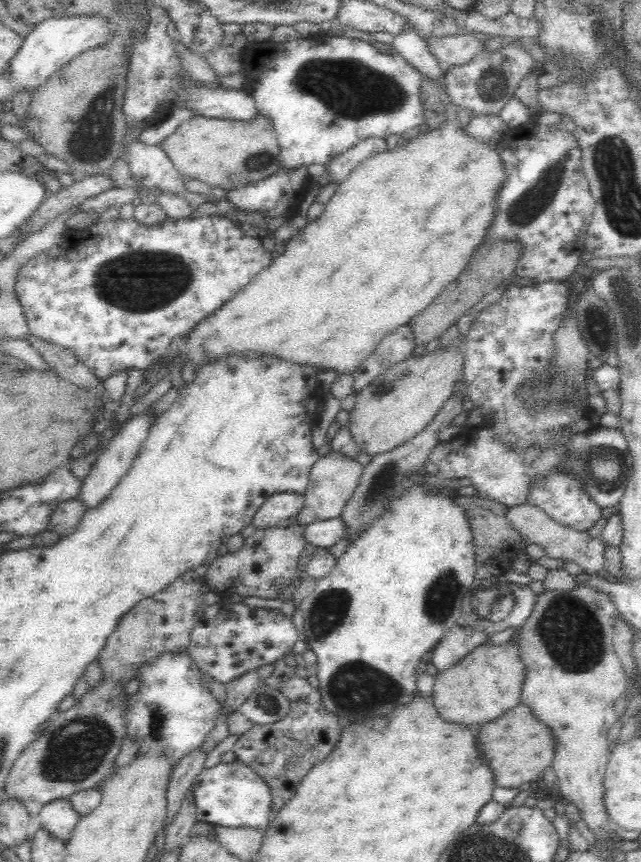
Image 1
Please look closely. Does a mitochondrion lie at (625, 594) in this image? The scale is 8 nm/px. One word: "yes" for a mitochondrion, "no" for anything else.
no

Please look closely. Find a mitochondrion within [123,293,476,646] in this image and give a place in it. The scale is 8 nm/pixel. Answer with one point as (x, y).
(327, 612)

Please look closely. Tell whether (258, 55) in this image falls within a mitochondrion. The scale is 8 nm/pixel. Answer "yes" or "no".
no

